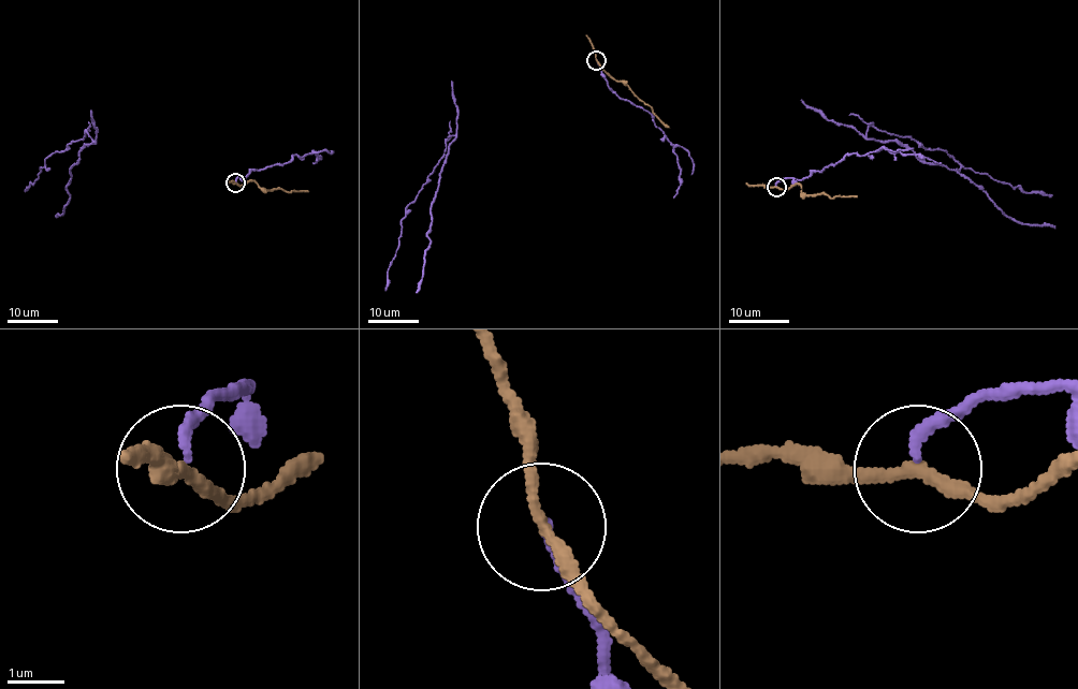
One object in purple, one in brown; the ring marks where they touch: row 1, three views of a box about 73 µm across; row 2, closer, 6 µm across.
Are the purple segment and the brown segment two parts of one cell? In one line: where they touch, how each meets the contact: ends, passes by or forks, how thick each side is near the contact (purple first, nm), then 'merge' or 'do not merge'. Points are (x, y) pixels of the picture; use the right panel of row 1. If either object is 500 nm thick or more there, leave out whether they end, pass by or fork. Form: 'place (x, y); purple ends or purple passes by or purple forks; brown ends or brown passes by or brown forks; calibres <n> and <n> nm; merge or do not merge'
place (776, 187); purple ends; brown passes by; calibres 190 and 200 nm; do not merge

